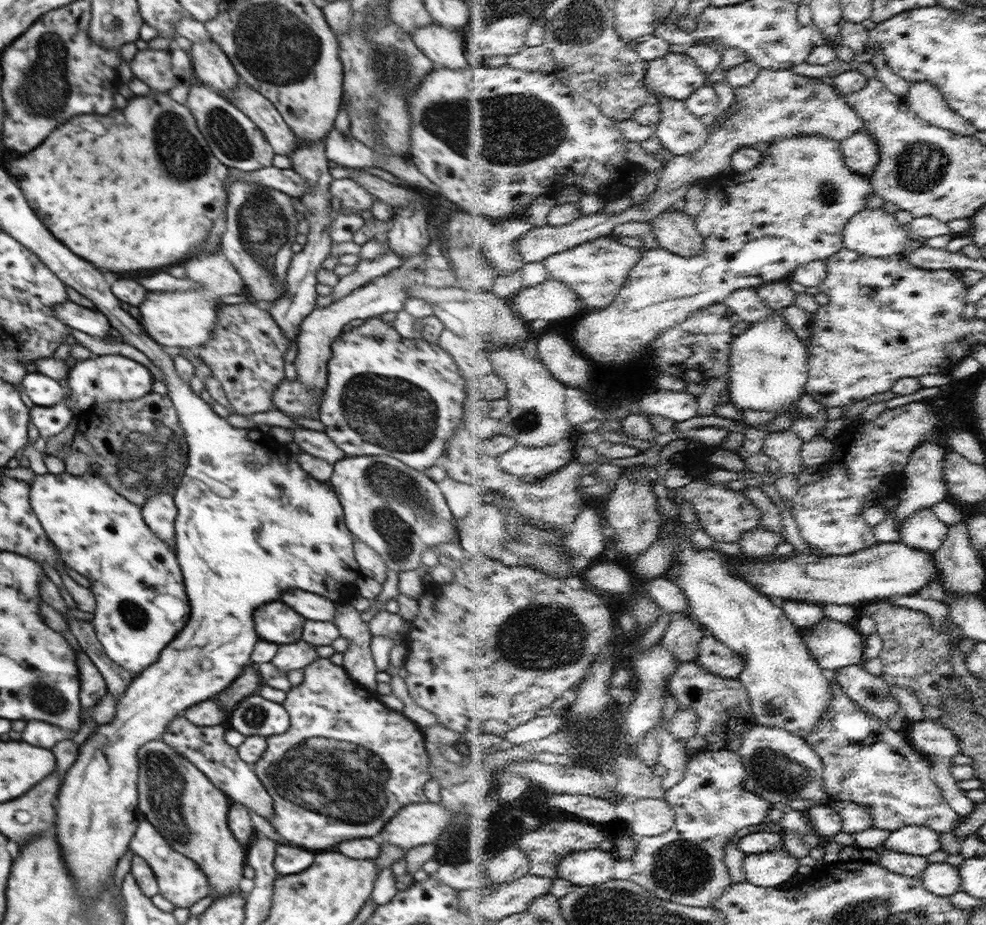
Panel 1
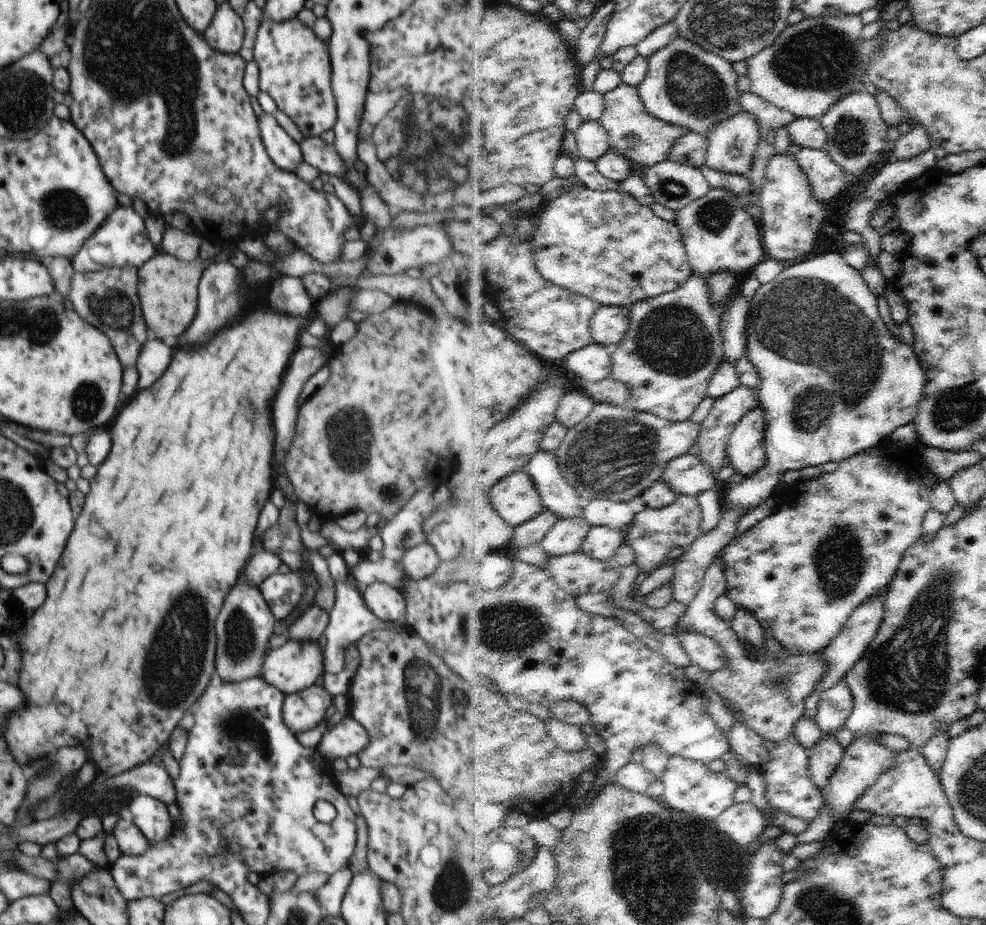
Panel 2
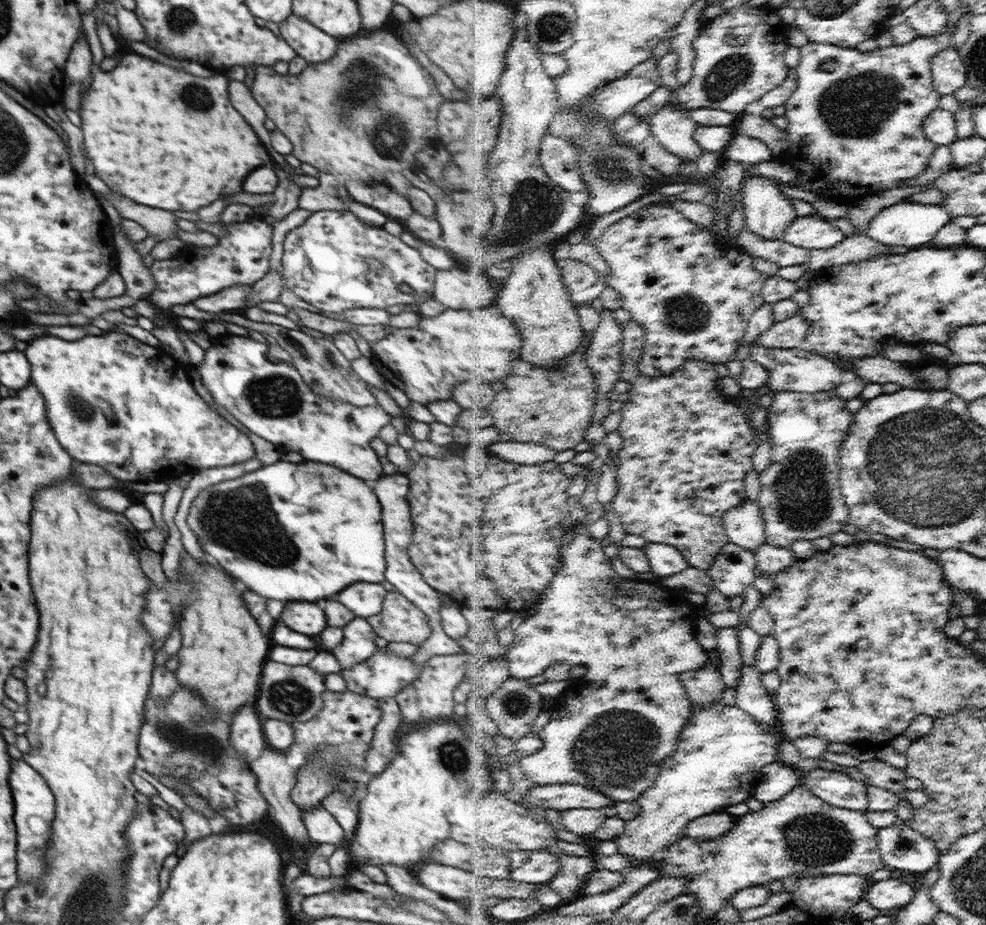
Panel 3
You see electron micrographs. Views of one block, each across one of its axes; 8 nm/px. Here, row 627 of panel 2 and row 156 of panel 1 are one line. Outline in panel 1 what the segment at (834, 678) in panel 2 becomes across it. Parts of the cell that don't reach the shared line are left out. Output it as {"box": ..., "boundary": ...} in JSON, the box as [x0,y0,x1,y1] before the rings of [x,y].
{"box":[843,129,882,175],"boundary":[[[868,129],[843,142],[846,163],[864,175],[872,175],[882,160],[880,141]]]}

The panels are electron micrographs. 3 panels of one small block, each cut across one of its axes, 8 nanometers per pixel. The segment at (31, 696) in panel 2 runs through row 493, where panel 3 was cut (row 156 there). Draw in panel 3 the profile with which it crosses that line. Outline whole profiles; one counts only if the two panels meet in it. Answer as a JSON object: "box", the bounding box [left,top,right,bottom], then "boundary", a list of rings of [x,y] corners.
{"box":[78,54,271,212],"boundary":[[[122,54],[118,66],[114,70],[110,70],[110,72],[102,72],[100,68],[96,68],[94,70],[94,76],[92,76],[92,84],[88,86],[86,96],[84,96],[84,102],[80,104],[82,108],[78,110],[78,114],[82,116],[81,130],[84,132],[84,146],[86,146],[88,158],[94,164],[96,174],[114,192],[124,194],[124,196],[132,198],[134,202],[140,202],[140,204],[146,204],[146,206],[154,206],[154,208],[162,208],[162,210],[184,210],[184,212],[192,212],[192,210],[198,210],[202,206],[208,206],[210,202],[214,202],[214,200],[218,200],[222,196],[240,192],[242,190],[242,182],[248,176],[248,172],[252,172],[258,166],[264,166],[270,160],[271,156],[266,152],[266,148],[260,144],[260,138],[256,136],[254,128],[234,110],[234,106],[230,106],[228,92],[226,92],[228,82],[230,82],[228,75],[200,78],[200,76],[188,74],[184,70],[170,68],[166,64],[154,62],[154,60],[144,58],[144,56],[138,56],[138,54]]]}

